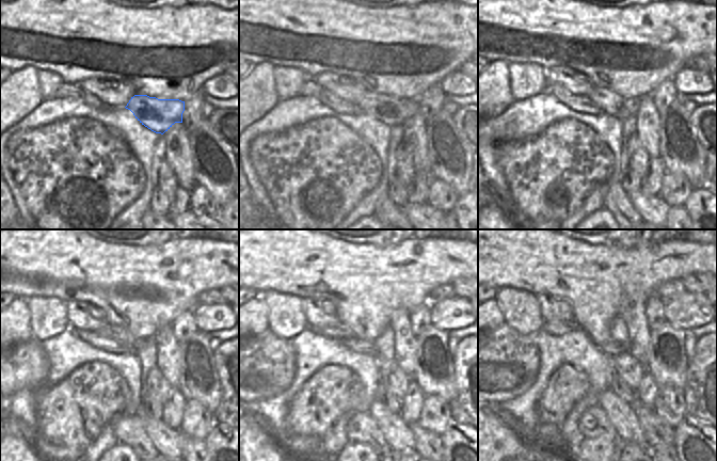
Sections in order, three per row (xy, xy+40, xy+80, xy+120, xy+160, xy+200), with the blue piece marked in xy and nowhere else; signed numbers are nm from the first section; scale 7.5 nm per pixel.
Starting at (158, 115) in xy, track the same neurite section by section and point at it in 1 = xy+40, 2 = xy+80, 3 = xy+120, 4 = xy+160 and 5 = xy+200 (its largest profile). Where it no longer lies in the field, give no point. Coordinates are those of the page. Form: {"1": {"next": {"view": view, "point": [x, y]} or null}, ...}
{"1": {"next": {"view": "xy+40", "point": [392, 111]}}, "2": {"next": {"view": "xy+80", "point": [610, 102]}}, "3": {"next": {"view": "xy+120", "point": [115, 332]}}, "4": {"next": {"view": "xy+160", "point": [341, 331]}}, "5": {"next": {"view": "xy+200", "point": [556, 328]}}}

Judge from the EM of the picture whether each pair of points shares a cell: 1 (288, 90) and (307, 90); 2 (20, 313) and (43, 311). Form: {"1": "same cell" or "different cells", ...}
{"1": "different cells", "2": "different cells"}

